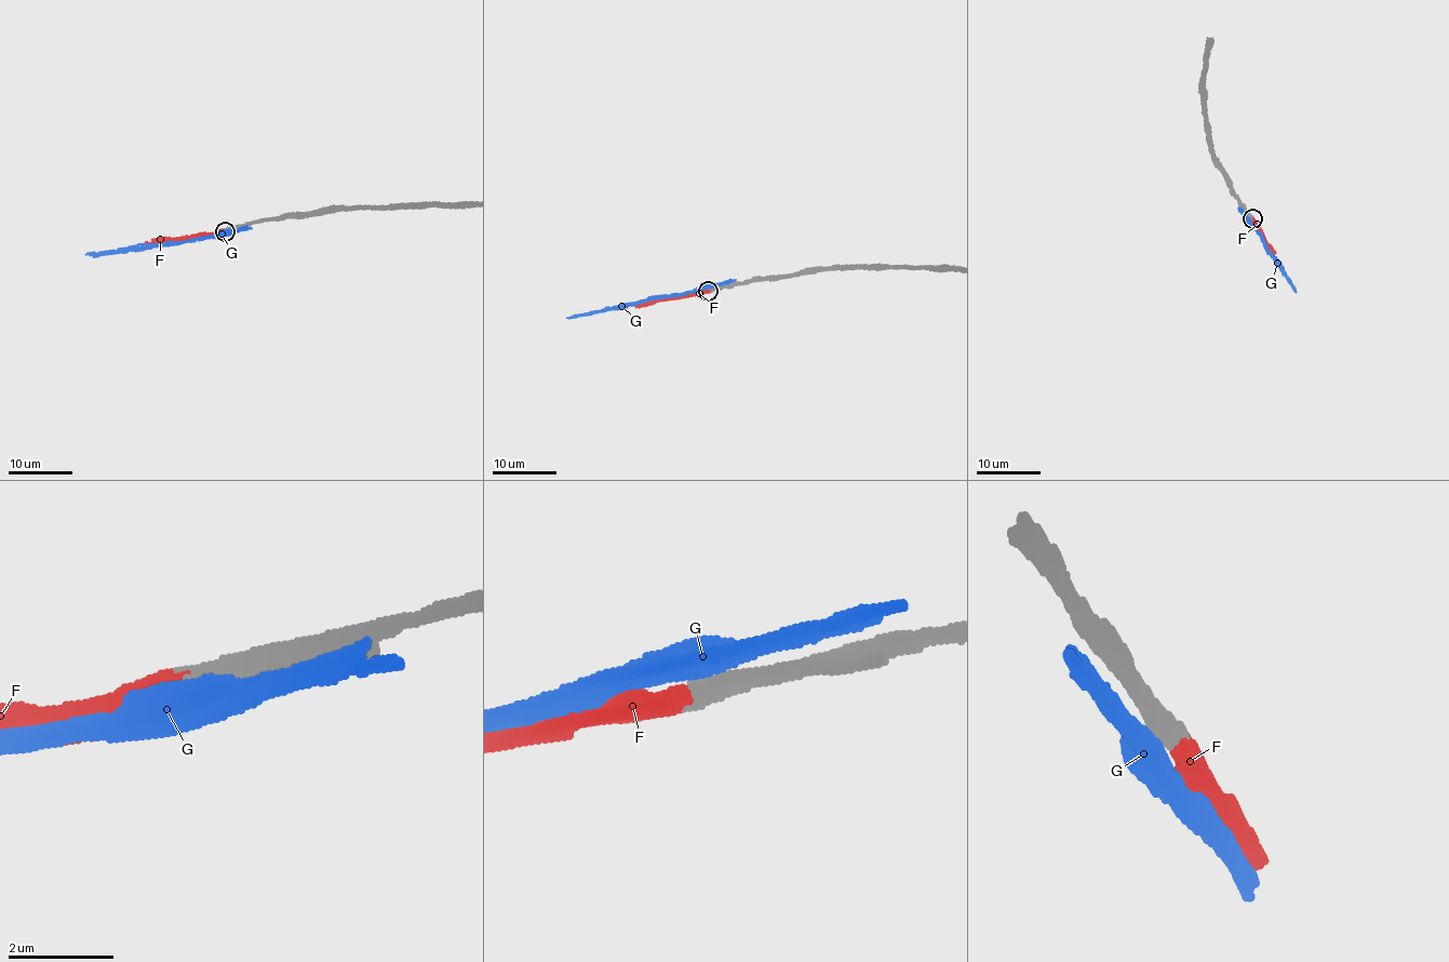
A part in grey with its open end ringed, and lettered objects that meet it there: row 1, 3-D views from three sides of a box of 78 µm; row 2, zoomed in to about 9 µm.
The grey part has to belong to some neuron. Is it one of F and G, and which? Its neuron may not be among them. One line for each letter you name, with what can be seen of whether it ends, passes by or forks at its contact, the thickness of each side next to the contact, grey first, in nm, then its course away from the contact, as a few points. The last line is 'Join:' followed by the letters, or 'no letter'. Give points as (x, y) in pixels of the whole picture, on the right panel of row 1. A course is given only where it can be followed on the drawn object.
F: it ends | 500/500 nm | via (1251, 217), (1274, 258)
Join: F

